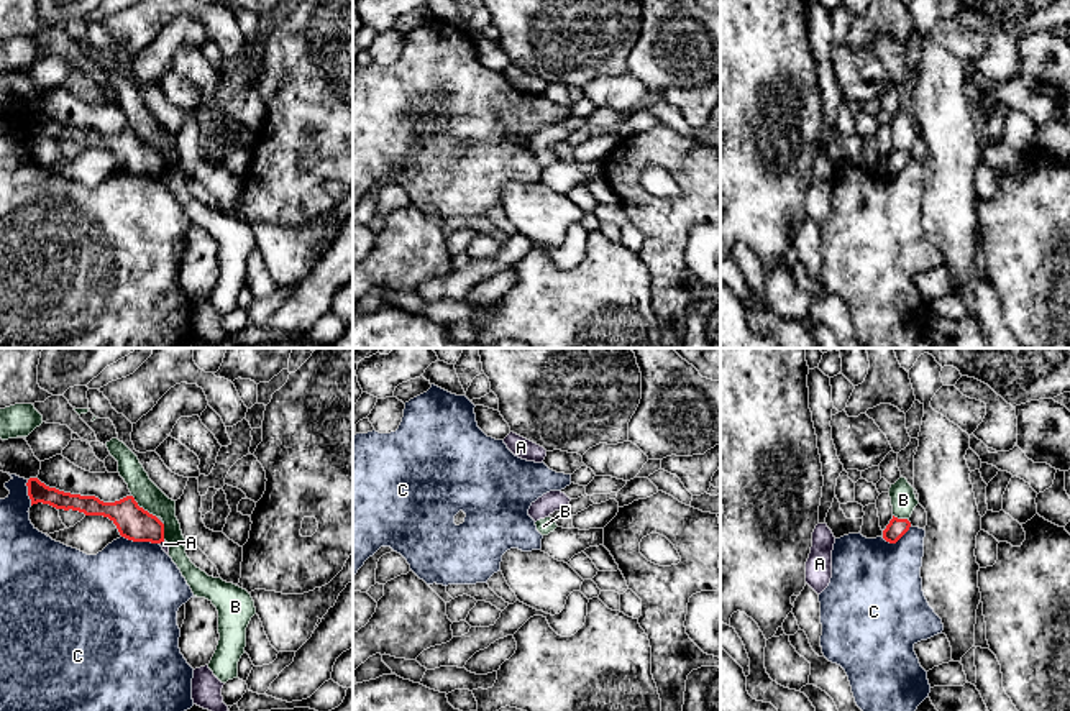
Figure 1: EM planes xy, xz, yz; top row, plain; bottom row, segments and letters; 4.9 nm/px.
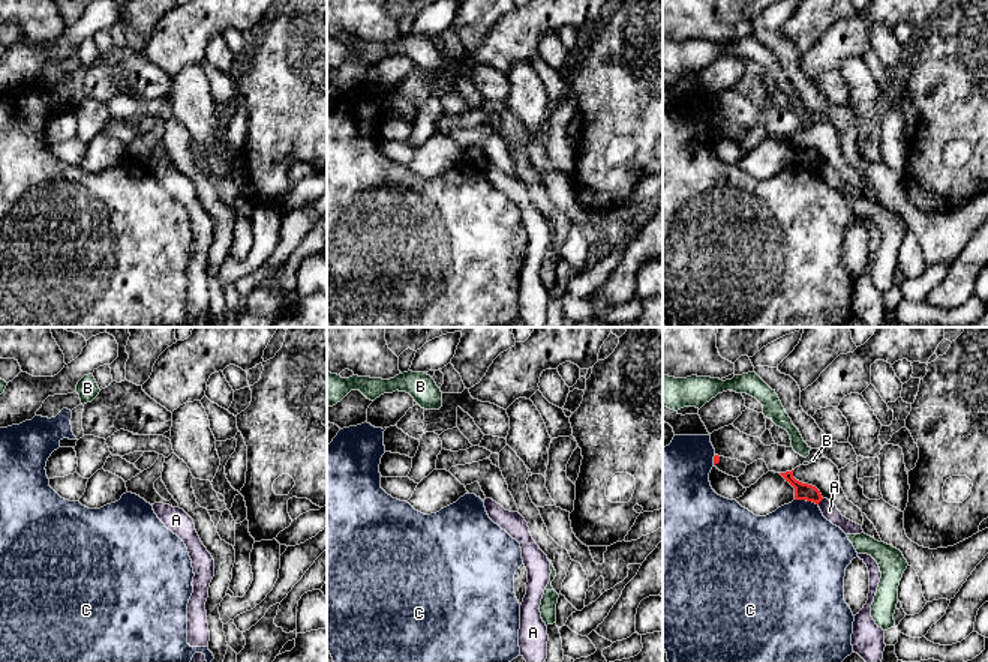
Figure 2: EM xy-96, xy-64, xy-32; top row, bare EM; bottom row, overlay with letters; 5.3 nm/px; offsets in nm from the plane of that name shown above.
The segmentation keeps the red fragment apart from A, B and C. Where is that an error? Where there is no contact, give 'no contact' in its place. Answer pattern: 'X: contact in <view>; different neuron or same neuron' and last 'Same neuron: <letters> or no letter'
A: contact in xy; different neuron
B: contact in xy; different neuron
C: contact in xy; different neuron
Same neuron: no letter

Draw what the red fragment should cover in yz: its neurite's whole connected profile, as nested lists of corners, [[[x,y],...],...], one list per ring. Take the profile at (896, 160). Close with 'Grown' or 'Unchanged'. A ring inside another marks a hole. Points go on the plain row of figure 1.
[[[893,148],[886,161],[883,163],[883,171],[889,176],[896,176],[911,159],[908,151],[898,151]]]. Unchanged

